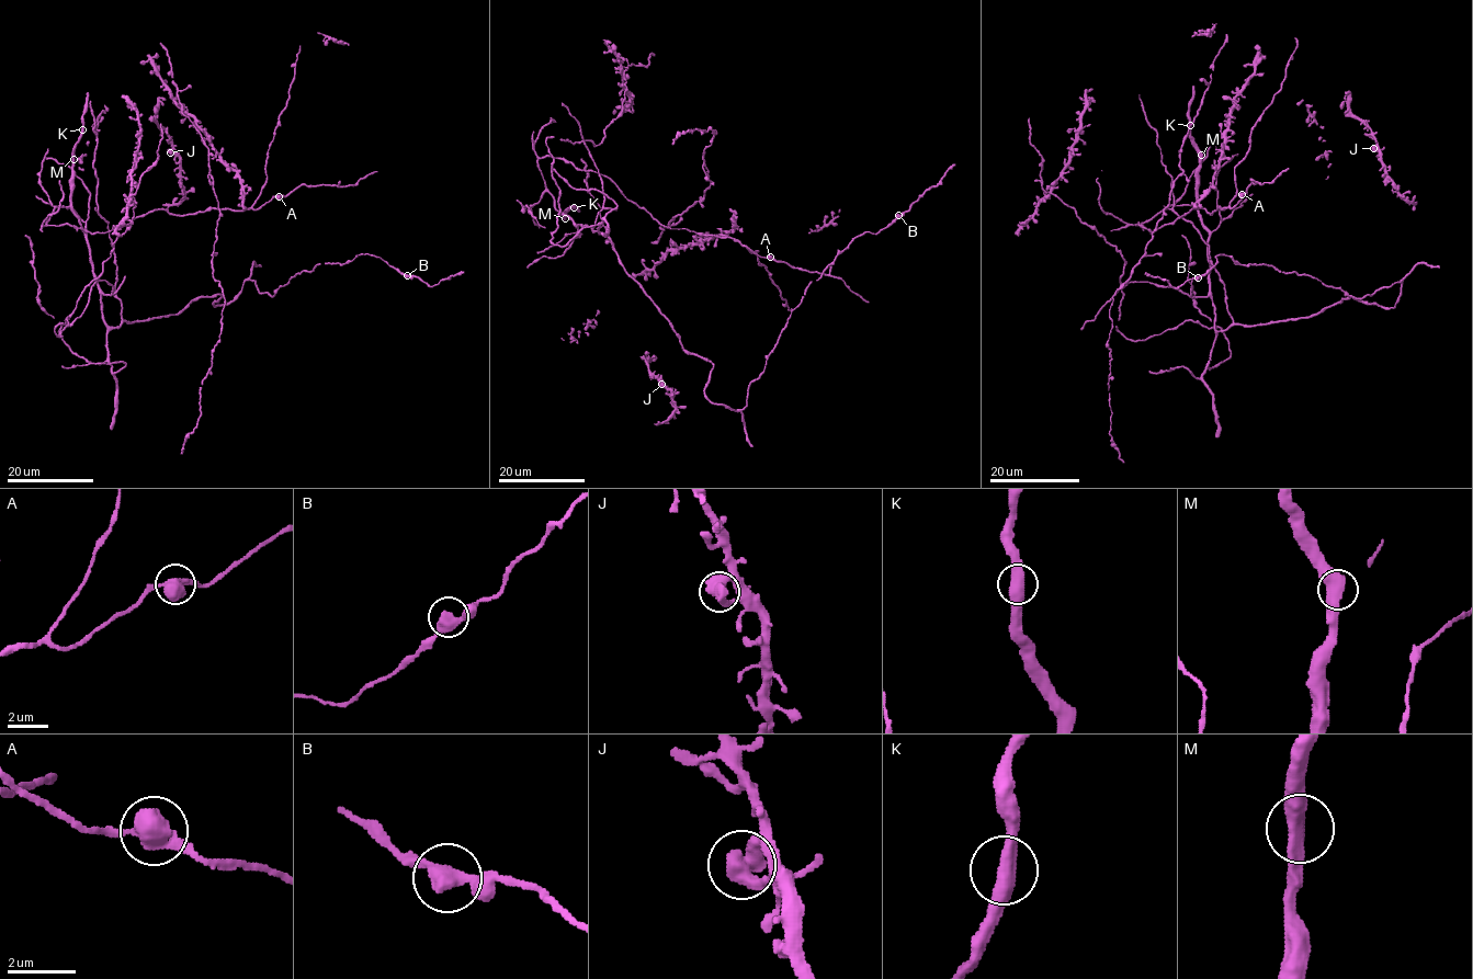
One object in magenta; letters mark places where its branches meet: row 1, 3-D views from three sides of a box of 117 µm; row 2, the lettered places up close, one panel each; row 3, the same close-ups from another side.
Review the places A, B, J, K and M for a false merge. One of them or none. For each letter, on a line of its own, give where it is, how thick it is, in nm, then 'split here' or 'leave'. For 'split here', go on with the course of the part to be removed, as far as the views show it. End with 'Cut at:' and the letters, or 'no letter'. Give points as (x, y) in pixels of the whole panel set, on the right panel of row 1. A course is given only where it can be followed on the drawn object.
A: (1242, 194) | 550 nm | leave
B: (1198, 277) | 480 nm | leave
J: (1373, 148) | 550 nm | leave
K: (1190, 125) | 480 nm | leave
M: (1201, 155) | 550 nm | leave
Cut at: no letter

